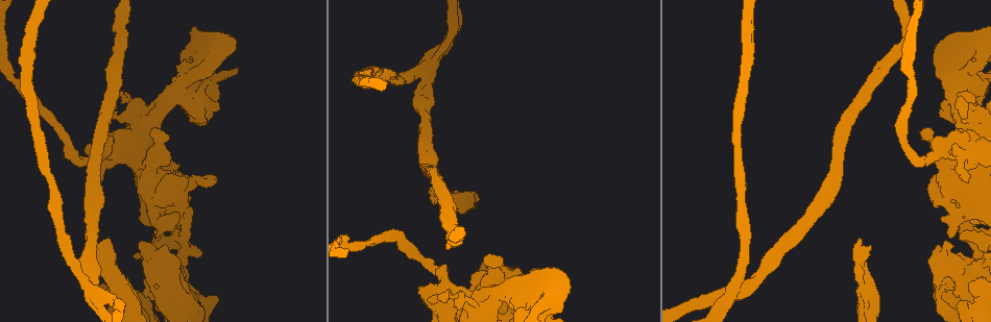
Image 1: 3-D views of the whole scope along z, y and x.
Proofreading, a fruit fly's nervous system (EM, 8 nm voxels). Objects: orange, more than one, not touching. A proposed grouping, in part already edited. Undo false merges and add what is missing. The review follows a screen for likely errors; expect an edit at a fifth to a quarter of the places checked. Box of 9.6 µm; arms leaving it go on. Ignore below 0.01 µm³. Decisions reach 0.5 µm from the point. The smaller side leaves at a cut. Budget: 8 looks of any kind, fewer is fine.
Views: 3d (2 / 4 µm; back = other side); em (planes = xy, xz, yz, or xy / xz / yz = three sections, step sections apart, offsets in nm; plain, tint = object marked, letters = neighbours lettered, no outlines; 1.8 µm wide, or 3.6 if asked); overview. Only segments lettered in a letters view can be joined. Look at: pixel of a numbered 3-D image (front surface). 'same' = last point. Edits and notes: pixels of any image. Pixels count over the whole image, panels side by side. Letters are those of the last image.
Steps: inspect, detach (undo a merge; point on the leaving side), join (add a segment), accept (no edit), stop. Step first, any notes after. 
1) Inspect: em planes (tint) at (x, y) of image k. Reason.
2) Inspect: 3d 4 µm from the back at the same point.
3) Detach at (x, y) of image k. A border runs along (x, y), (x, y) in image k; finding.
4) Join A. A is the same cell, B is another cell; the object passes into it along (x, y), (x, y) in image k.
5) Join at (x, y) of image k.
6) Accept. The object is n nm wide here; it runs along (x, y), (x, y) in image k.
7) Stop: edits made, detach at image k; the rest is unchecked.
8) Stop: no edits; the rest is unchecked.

Inspect: em planes (tint) at (433, 192) of image 1. Sharp bend.

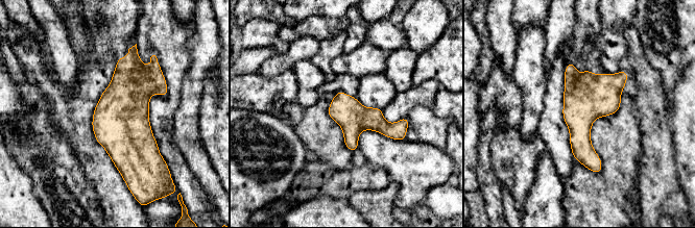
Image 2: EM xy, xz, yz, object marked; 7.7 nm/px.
Inspect: em planes (letters) at the same point. See the neighbours.

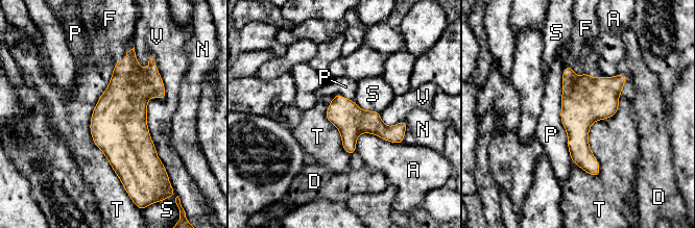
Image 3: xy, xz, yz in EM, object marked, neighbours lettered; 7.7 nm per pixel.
Join F. The object is 240 nm wide here; F is the same cell, A, D, N, P, S, T and V are other cells; the object passes into it along (130, 87), (122, 60), (109, 31) in image 3; the cell continues.

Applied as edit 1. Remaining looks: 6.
Inspect: em 3.6 µm xy step 16 (tint) at (143, 110) of image 1. Thick turns thin.

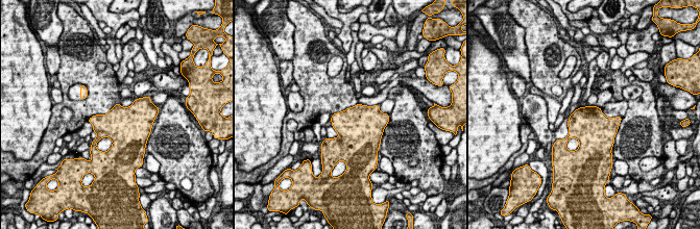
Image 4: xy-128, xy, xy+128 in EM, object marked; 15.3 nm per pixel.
Inspect: em 3.6 µm planes (letters) at the same point. Cut it another way.

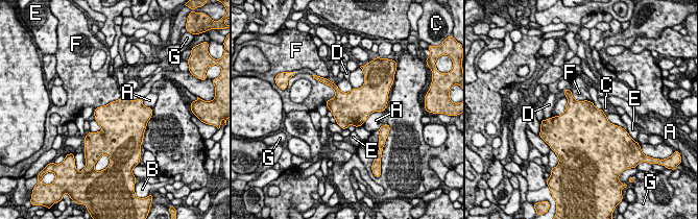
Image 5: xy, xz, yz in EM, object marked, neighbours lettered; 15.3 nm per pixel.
Accept. The longest contact is with A, 420 nm; A, B, C, D, E, F and G are other cells; a border runs along (322, 82), (334, 91), (327, 104) in image 5; continuous, no second cell.

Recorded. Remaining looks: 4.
Inspect: em xy step 4 (tint) at (184, 239) of image 1.

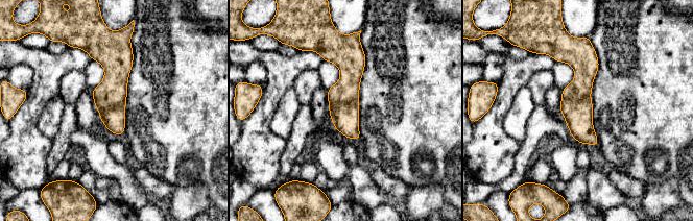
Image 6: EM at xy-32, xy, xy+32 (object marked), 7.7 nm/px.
Inspect: em planes (letters) at the same point. Cut it another way.

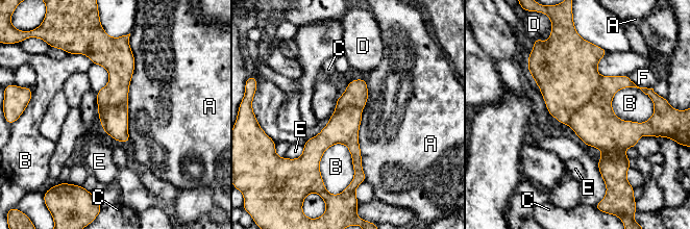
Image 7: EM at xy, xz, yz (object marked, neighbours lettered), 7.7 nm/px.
Accept. A, B, C, D, E and F are other cells; a border runs along (366, 80), (359, 129), (365, 180) in image 7; one cell here.

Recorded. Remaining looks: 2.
Stop: edits made, join at image 3; the rest is unchecked.

